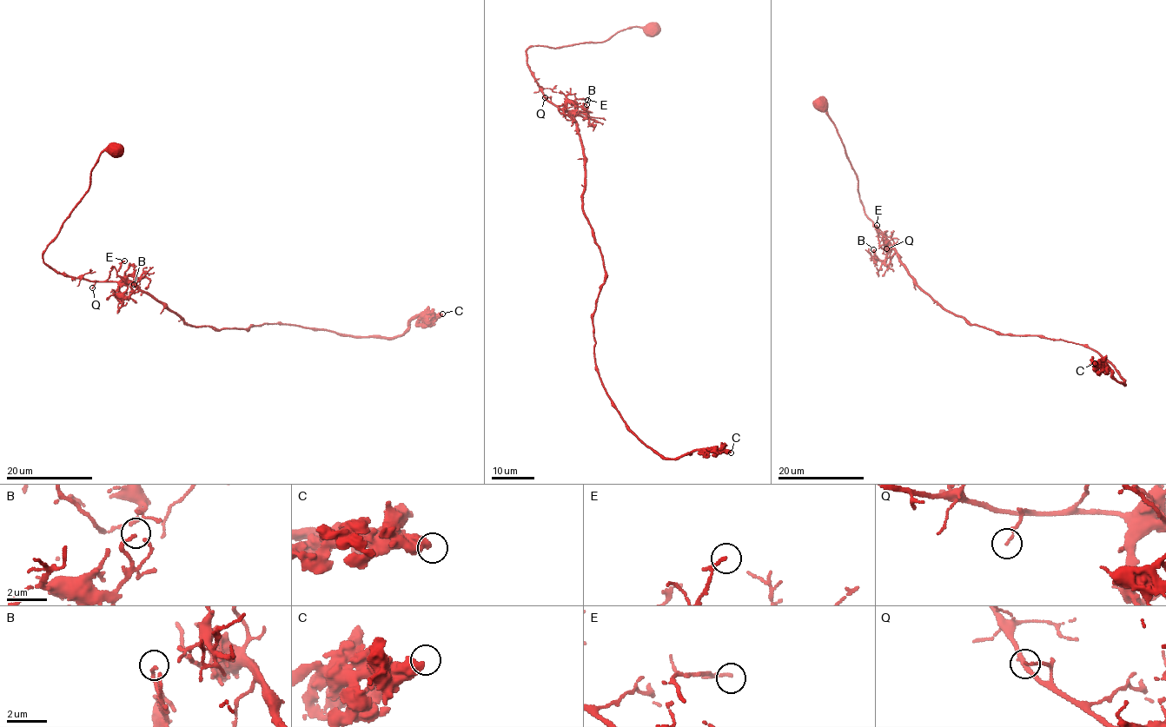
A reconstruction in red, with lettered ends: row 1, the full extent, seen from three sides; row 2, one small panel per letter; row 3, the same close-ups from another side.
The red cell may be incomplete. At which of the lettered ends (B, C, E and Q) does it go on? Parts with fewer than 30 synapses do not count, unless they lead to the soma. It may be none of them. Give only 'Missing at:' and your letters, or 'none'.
Missing at: none

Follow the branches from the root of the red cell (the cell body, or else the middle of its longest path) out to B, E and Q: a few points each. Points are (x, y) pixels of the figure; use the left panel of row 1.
B: (115, 150), (101, 154), (89, 191), (43, 260), (69, 276), (116, 282), (117, 296), (129, 296), (134, 284)
E: (115, 150), (101, 154), (89, 191), (47, 247), (43, 260), (69, 276), (126, 283), (116, 274), (124, 261)
Q: (115, 150), (101, 154), (89, 191), (43, 254), (44, 262), (57, 272), (96, 281), (92, 287)

